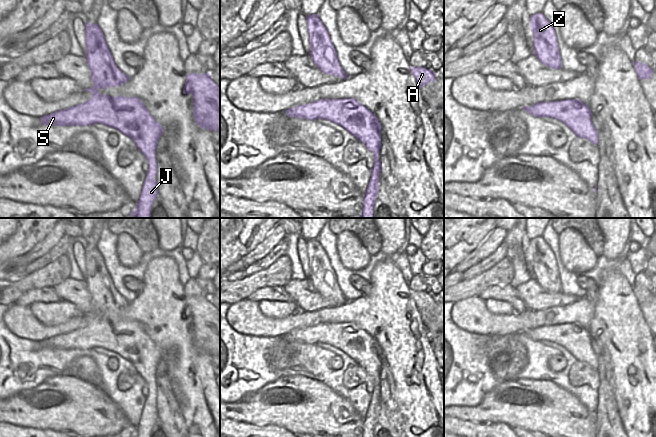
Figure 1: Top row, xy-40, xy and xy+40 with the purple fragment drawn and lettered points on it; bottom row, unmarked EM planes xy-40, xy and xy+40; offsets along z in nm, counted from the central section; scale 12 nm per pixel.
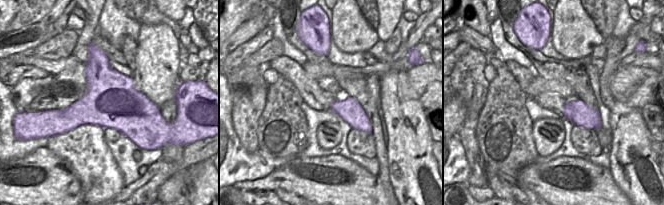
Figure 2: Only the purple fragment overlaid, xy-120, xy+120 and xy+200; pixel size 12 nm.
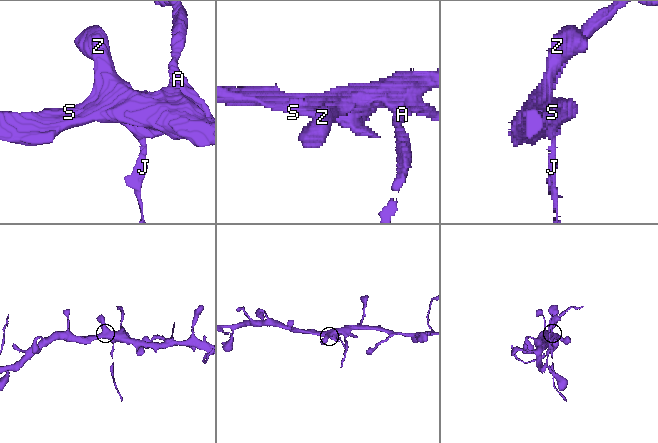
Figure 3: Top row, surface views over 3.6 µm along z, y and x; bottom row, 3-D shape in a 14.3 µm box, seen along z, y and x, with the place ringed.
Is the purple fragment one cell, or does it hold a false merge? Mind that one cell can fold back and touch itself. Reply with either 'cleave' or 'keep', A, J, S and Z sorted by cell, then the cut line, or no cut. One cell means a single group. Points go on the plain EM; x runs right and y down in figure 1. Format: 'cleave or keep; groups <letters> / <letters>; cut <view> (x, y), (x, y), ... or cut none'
cleave; groups A S Z / J; cut xy-40 (154, 379), (148, 384)

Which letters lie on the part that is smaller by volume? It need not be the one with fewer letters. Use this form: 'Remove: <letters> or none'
Remove: J

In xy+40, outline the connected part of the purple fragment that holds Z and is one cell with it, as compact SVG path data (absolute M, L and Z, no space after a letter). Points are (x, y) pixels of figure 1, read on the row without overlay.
M536 237L530 240L530 252L533 258L534 279L547 291L562 292L557 263L550 246L542 237Z

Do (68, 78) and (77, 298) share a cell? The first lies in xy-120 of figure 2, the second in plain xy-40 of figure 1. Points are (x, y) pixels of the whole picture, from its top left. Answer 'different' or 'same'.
different

